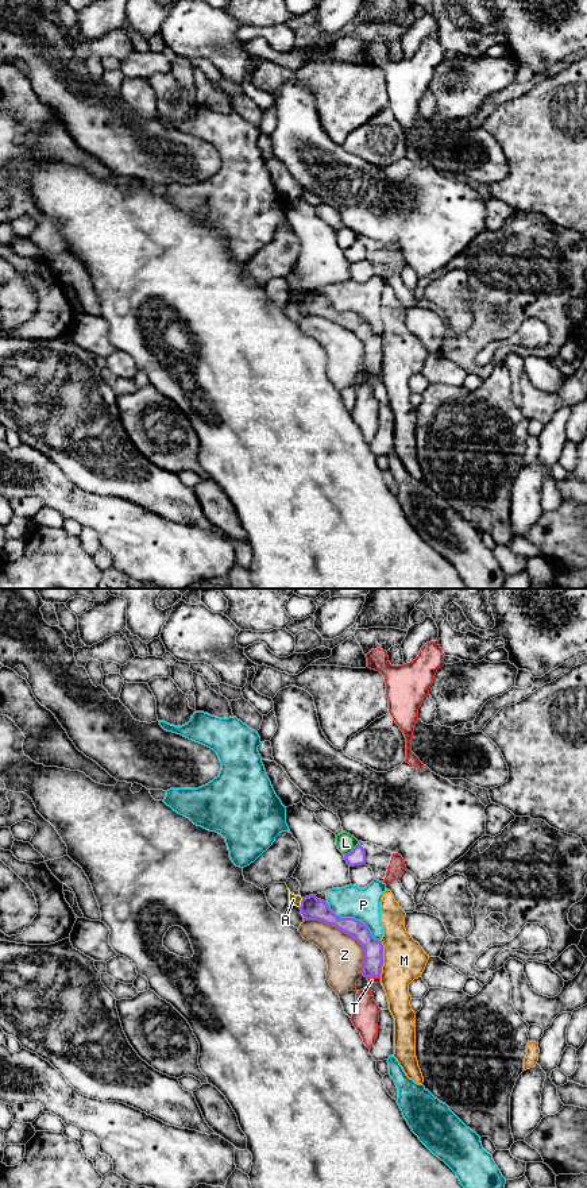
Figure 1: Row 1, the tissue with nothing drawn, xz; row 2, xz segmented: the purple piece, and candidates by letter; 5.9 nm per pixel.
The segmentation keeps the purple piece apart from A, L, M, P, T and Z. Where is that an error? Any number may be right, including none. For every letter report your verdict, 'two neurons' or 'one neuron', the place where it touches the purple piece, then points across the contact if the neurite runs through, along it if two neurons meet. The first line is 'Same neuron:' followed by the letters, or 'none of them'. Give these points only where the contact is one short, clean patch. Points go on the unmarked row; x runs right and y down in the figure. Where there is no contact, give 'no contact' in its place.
Same neuron: none of them
A: two neurons; meets purple in xz at (301, 297); border along xz (302, 293), (298, 301)
L: two neurons; meets purple in xz at (352, 245)
M: two neurons; meets purple in xz at (382, 353)
P: two neurons; meets purple in xz at (354, 313)
T: two neurons; meets purple in xz at (373, 371)
Z: two neurons; meets purple in xz at (347, 328)

